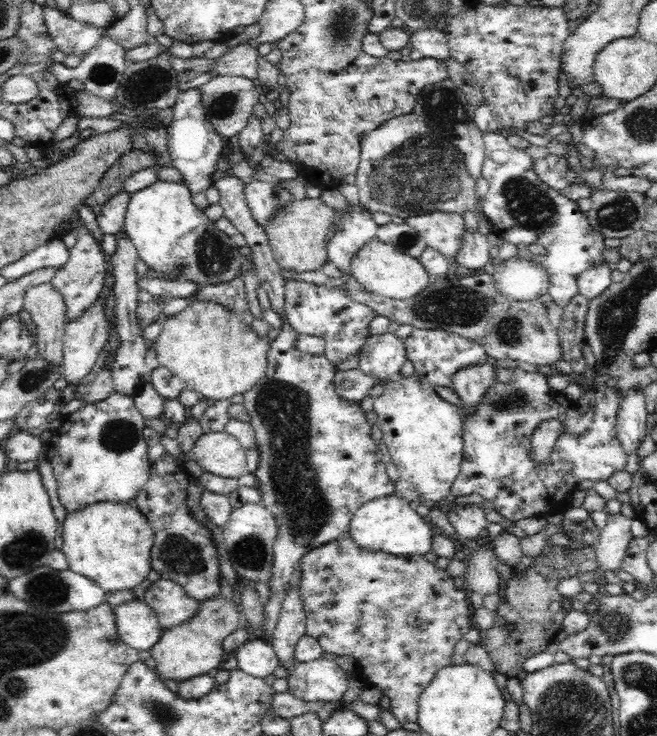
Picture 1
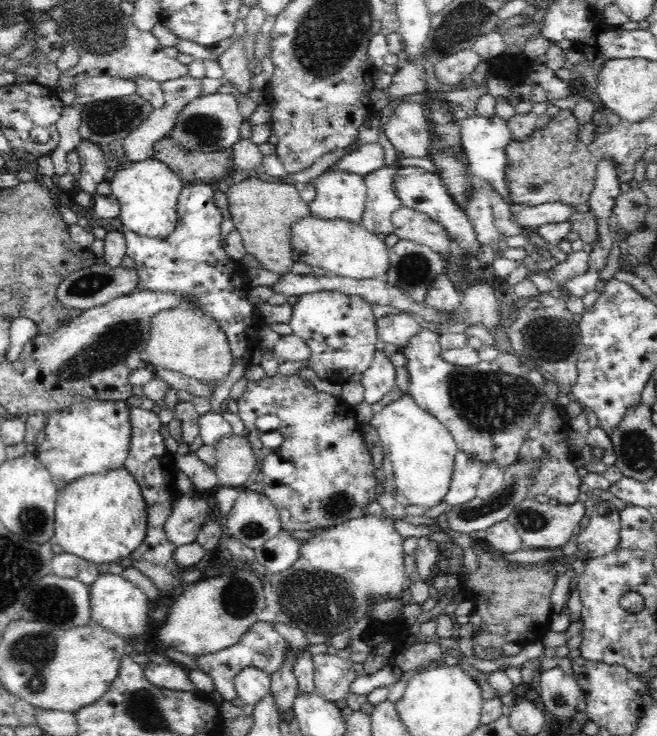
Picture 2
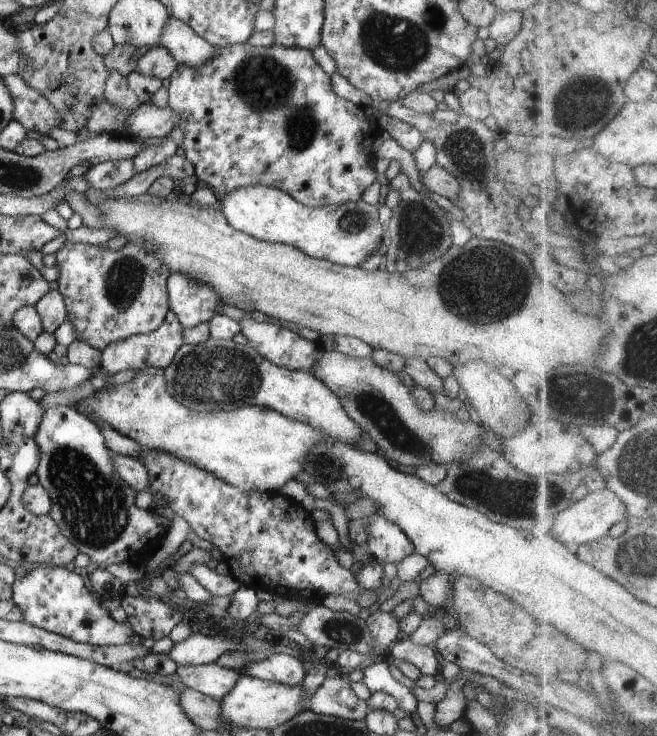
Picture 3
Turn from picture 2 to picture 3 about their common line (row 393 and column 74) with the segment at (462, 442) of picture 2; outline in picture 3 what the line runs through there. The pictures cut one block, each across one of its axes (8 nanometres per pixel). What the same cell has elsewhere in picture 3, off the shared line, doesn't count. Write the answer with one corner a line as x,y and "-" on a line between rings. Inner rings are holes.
58,405
51,407
44,411
44,416
42,416
42,422
40,422
38,430
35,434
34,440
38,445
38,450
40,450
40,462
38,468
36,468
36,474
38,474
38,482
40,486
48,492
50,498
52,499
52,506
49,512
50,518
60,527
62,534
76,546
78,552
87,554
92,562
99,564
120,564
122,562
135,563
143,562
151,551
156,547
157,544
170,532
170,526
172,526
172,520
154,513
150,509
143,509
136,506
136,490
132,490
114,470
114,464
112,464
112,451
106,446
104,436
98,425
94,423
88,416
80,414
76,408
73,406

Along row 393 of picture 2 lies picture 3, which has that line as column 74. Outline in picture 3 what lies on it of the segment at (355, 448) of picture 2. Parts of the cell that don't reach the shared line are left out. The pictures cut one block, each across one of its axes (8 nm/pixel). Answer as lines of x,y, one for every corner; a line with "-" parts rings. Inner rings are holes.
66,240
64,245
56,252
56,263
55,267
58,268
58,280
56,280
57,291
62,294
62,298
64,298
64,304
66,305
66,321
70,321
71,325
76,332
77,335
80,334
82,339
80,342
86,342
92,346
92,348
96,348
96,350
100,350
100,352
104,352
110,344
114,344
114,342
118,342
118,340
126,340
128,336
136,336
137,334
150,334
150,332
154,332
160,328
162,322
166,318
166,314
168,314
169,310
169,298
167,293
167,278
169,276
169,269
164,266
164,262
154,254
156,250
154,248
148,248
148,246
140,246
140,244
129,244
126,243
123,247
118,250
112,250
107,246
107,244
88,244
88,243
74,243
70,240

